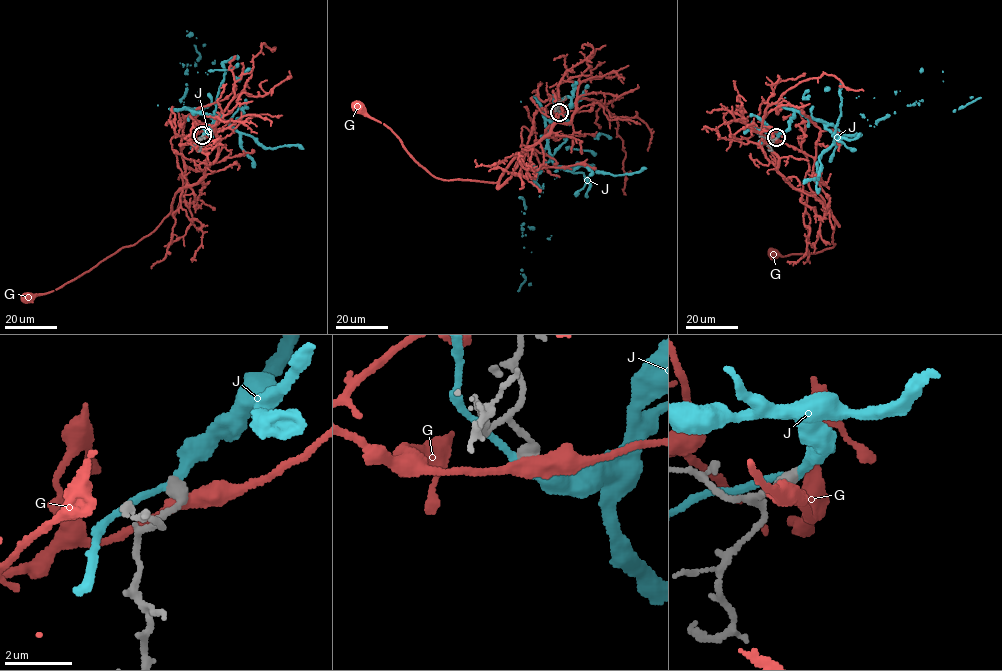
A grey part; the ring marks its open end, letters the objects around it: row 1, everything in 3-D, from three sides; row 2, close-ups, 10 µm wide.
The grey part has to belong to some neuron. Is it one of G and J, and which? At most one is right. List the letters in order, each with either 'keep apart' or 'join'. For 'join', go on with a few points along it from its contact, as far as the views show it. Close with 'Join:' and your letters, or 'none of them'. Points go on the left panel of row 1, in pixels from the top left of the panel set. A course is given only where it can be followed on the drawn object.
G: keep apart
J: keep apart
Join: none of them

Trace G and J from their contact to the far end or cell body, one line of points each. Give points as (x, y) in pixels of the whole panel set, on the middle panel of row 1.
G: (559, 112), (537, 111), (526, 153), (497, 188), (497, 182), (432, 175), (358, 106)
J: (559, 112), (569, 123), (545, 120), (551, 158), (537, 176), (540, 196), (524, 199), (531, 252), (517, 291)

